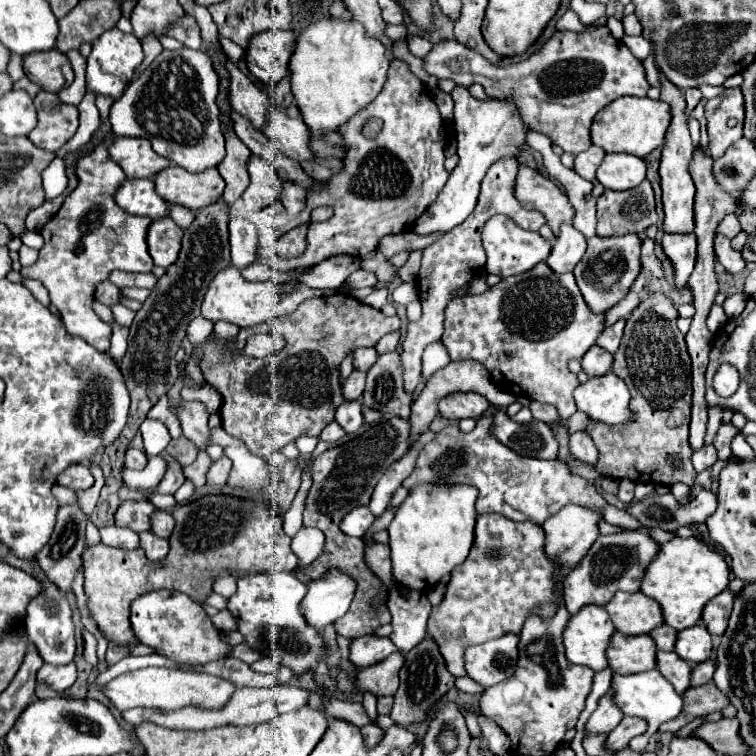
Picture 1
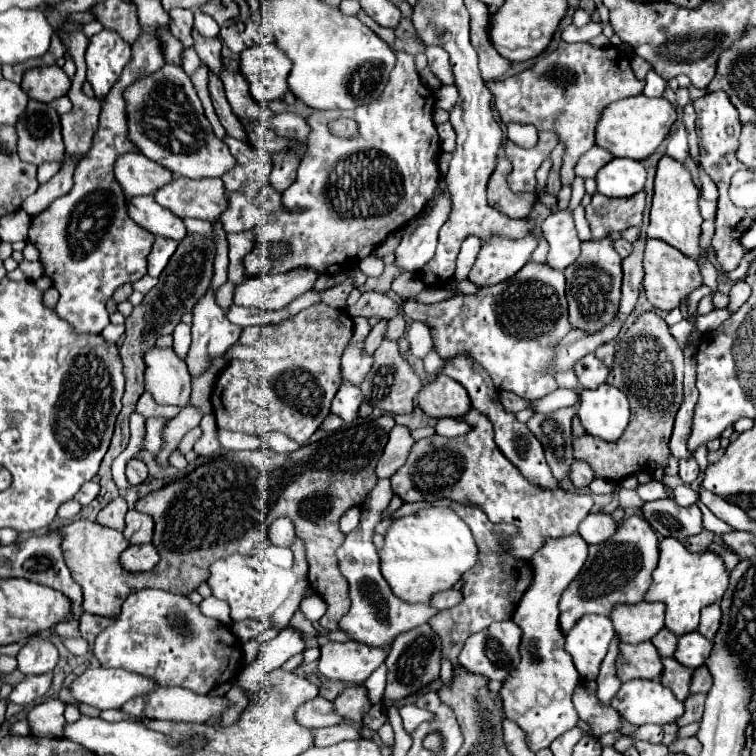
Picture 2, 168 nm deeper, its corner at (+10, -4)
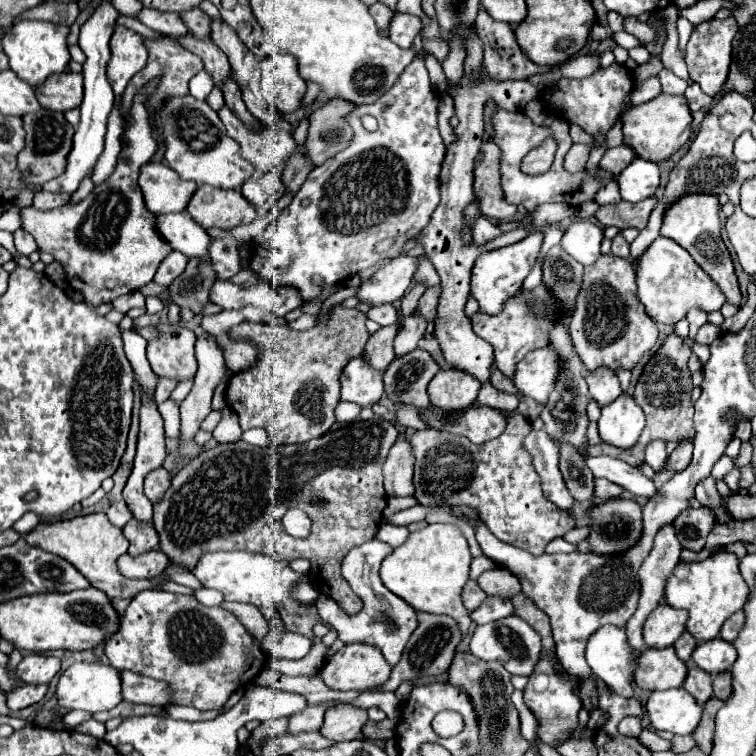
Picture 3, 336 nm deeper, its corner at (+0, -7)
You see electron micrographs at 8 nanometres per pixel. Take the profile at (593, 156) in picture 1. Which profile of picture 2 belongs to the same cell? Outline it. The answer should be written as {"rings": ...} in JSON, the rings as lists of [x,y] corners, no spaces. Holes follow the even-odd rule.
{"rings":[[[594,145],[588,153],[584,153],[576,165],[576,175],[582,177],[582,179],[588,179],[588,177],[596,177],[598,169],[602,165],[606,165],[608,161],[612,161],[614,155],[598,145]]]}

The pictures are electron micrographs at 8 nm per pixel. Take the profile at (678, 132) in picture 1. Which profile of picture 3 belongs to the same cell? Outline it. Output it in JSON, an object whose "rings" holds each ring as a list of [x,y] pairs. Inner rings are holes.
{"rings":[[[684,194],[676,202],[670,204],[670,208],[662,216],[662,228],[660,236],[672,238],[676,244],[686,248],[690,256],[696,260],[700,268],[720,286],[726,300],[740,306],[740,288],[734,274],[732,258],[728,254],[728,248],[724,246],[720,238],[720,218],[718,218],[718,198],[706,196],[706,194]]]}

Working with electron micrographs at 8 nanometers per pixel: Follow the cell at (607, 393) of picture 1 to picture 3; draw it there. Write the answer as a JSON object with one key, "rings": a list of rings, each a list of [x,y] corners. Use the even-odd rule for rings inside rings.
{"rings":[[[622,394],[602,408],[598,430],[600,438],[606,444],[618,448],[632,448],[638,442],[642,428],[644,428],[644,412],[630,394]]]}

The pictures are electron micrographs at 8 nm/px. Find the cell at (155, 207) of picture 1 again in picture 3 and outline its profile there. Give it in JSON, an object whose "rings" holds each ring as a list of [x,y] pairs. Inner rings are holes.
{"rings":[[[188,212],[158,214],[156,224],[158,224],[158,232],[162,234],[162,238],[174,250],[186,254],[188,258],[208,254],[210,236],[206,234],[206,230],[198,222],[194,222],[188,216]]]}

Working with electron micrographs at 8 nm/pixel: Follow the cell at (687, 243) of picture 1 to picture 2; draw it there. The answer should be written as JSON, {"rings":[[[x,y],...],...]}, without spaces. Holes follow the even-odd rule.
{"rings":[[[648,239],[646,241],[646,253],[644,253],[644,291],[654,309],[660,311],[672,311],[680,305],[682,297],[692,293],[694,289],[702,287],[702,275],[700,267],[694,259],[686,257],[678,249],[670,247],[668,243],[662,243],[660,239]]]}

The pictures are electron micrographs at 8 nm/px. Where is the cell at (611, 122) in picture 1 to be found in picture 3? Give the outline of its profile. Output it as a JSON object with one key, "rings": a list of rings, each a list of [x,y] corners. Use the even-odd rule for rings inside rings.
{"rings":[[[660,94],[652,102],[632,106],[622,114],[624,144],[630,146],[640,158],[650,162],[660,162],[670,158],[690,138],[690,122],[692,122],[692,116],[684,96]]]}

